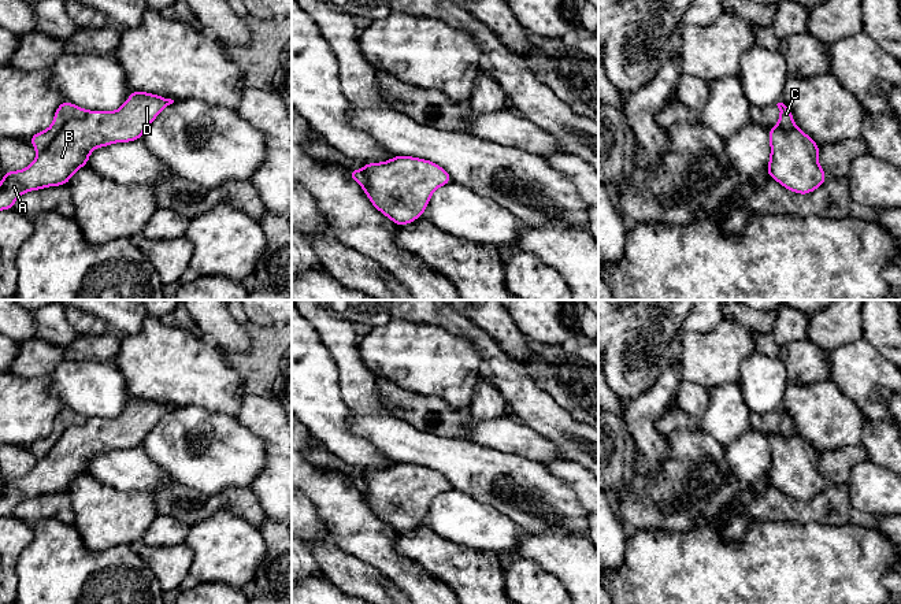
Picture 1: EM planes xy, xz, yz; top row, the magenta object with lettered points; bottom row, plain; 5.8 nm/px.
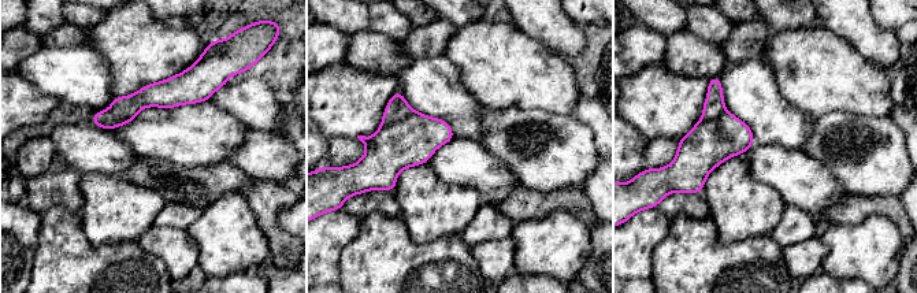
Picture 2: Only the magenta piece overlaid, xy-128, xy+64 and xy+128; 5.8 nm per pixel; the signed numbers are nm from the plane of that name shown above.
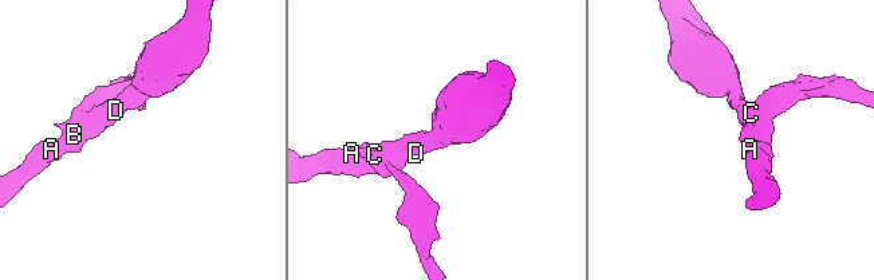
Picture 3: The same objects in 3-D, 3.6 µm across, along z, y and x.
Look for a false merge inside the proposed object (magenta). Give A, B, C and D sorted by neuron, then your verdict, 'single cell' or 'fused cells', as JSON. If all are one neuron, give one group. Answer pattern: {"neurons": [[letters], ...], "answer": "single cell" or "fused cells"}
{"neurons": [["A", "B", "D"], ["C"]], "answer": "fused cells"}

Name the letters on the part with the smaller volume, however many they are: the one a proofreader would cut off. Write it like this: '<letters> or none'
C

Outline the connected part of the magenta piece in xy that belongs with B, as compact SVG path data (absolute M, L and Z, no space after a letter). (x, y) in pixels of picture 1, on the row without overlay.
M133 396L116 418L88 418L79 426L67 427L29 474L4 478L0 518L14 516L15 507L25 499L67 492L78 475L88 473L94 455L140 446L153 426L173 410L171 405Z

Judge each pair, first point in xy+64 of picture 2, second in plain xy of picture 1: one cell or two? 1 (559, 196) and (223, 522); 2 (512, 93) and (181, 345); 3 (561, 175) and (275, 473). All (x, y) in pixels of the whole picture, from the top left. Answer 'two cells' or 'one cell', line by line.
1: two cells
2: one cell
3: two cells

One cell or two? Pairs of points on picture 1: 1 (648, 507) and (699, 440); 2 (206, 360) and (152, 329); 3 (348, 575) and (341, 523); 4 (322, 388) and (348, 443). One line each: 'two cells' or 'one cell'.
1: one cell
2: one cell
3: two cells
4: one cell

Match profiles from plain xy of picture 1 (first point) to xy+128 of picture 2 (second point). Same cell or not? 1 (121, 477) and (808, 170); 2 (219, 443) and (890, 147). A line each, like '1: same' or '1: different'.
1: same
2: same

